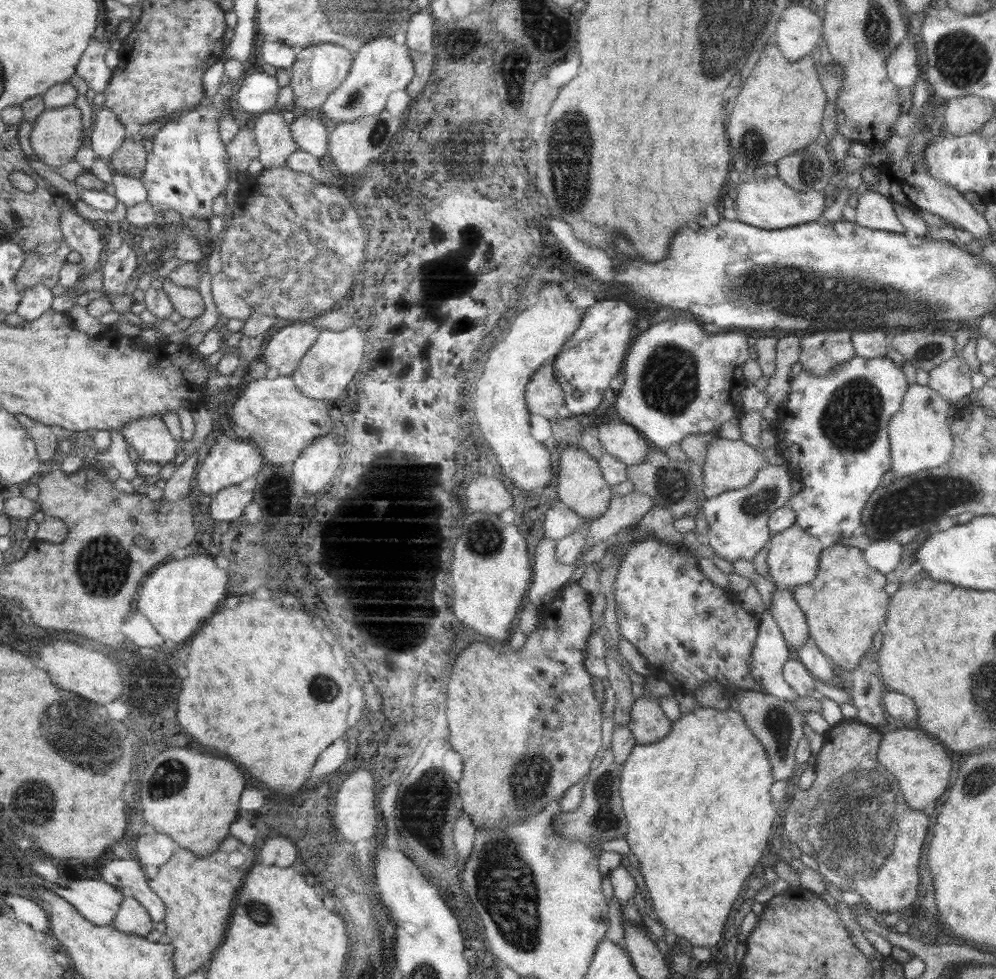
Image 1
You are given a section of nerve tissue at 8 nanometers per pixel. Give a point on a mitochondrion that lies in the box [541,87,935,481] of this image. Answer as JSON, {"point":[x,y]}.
{"point":[786,290]}

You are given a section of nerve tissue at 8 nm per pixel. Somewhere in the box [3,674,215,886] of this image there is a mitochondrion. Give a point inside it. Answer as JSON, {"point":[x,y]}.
{"point":[99,747]}

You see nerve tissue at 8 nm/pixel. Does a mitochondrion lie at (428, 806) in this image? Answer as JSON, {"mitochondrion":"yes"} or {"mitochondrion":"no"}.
{"mitochondrion":"yes"}

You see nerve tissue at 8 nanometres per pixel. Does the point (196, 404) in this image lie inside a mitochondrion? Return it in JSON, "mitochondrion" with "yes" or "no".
{"mitochondrion":"no"}

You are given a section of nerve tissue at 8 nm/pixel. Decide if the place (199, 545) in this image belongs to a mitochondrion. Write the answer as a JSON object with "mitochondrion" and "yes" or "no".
{"mitochondrion":"no"}

